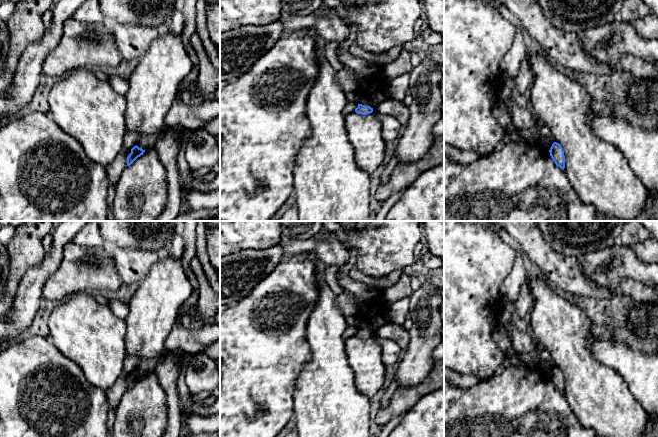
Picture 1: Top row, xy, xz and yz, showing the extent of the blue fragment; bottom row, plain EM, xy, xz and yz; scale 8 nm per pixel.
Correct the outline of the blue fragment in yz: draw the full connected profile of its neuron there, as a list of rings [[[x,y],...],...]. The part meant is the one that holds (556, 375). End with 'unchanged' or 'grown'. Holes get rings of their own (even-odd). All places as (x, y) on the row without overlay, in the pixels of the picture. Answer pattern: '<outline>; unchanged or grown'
[[[554,366],[549,374],[550,380],[557,390],[564,394],[565,392],[565,380],[564,375],[561,369],[557,366]]]; unchanged

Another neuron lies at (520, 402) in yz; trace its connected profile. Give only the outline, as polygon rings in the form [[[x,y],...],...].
[[[509,366],[502,374],[494,375],[467,389],[458,388],[444,378],[444,437],[597,437],[597,433],[580,424],[565,395],[555,388],[550,379],[544,378],[540,370]]]

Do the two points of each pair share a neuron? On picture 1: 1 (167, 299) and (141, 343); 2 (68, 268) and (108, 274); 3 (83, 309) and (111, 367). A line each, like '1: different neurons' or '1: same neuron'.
1: same neuron
2: same neuron
3: same neuron

